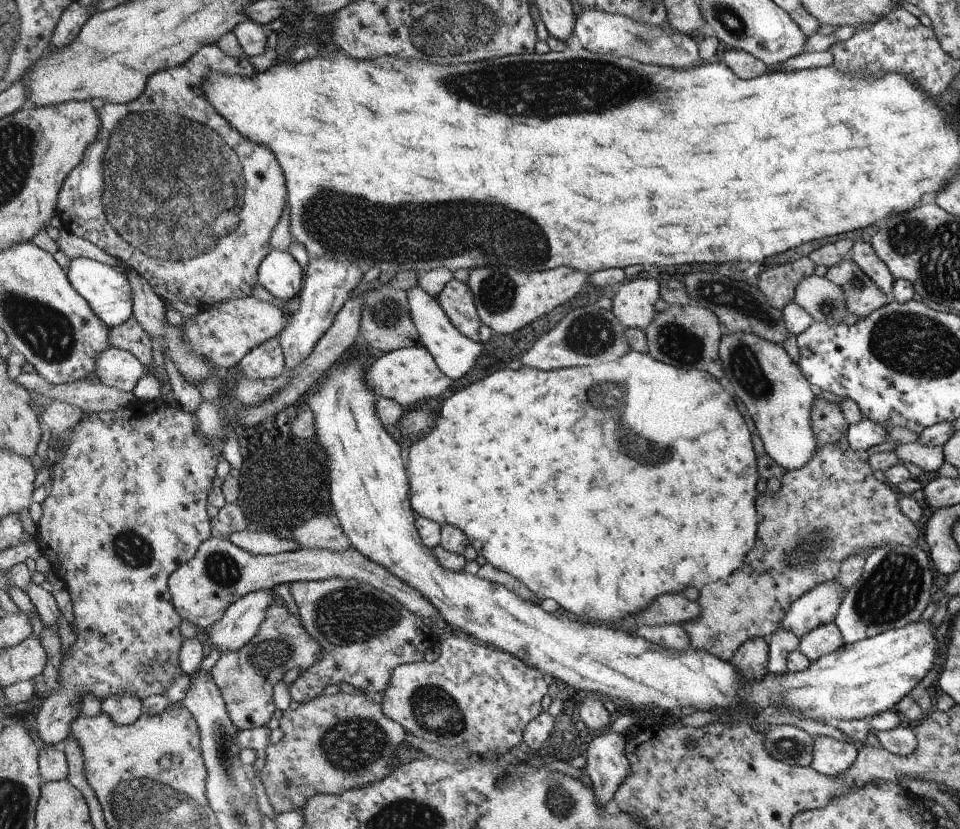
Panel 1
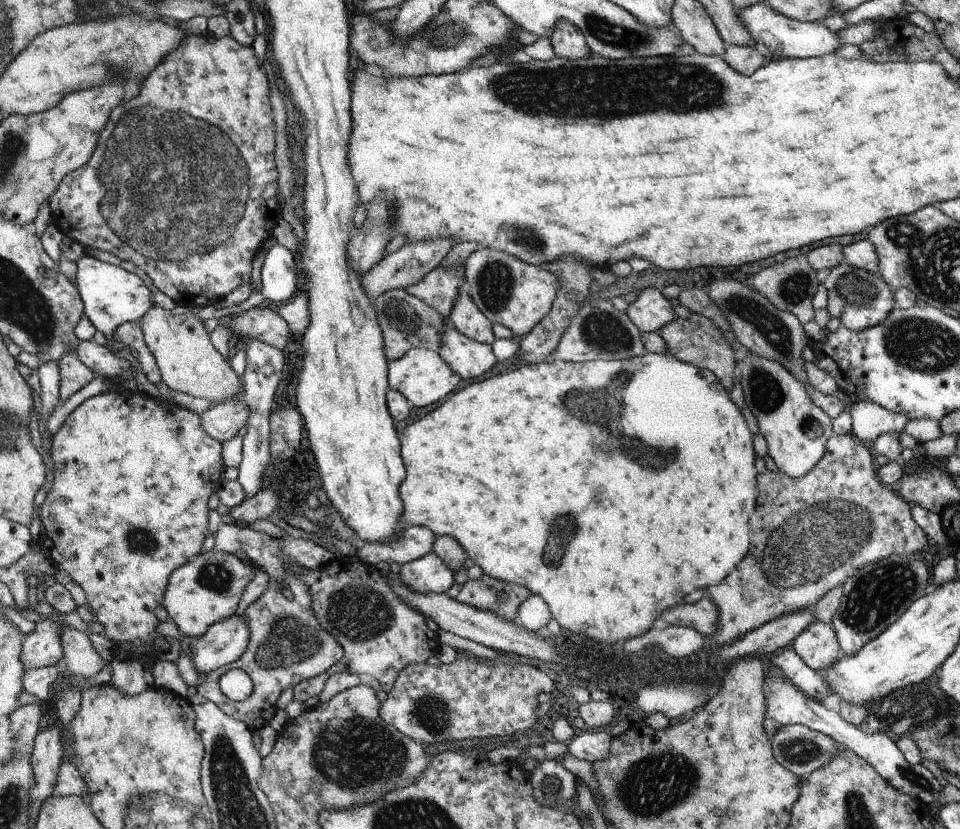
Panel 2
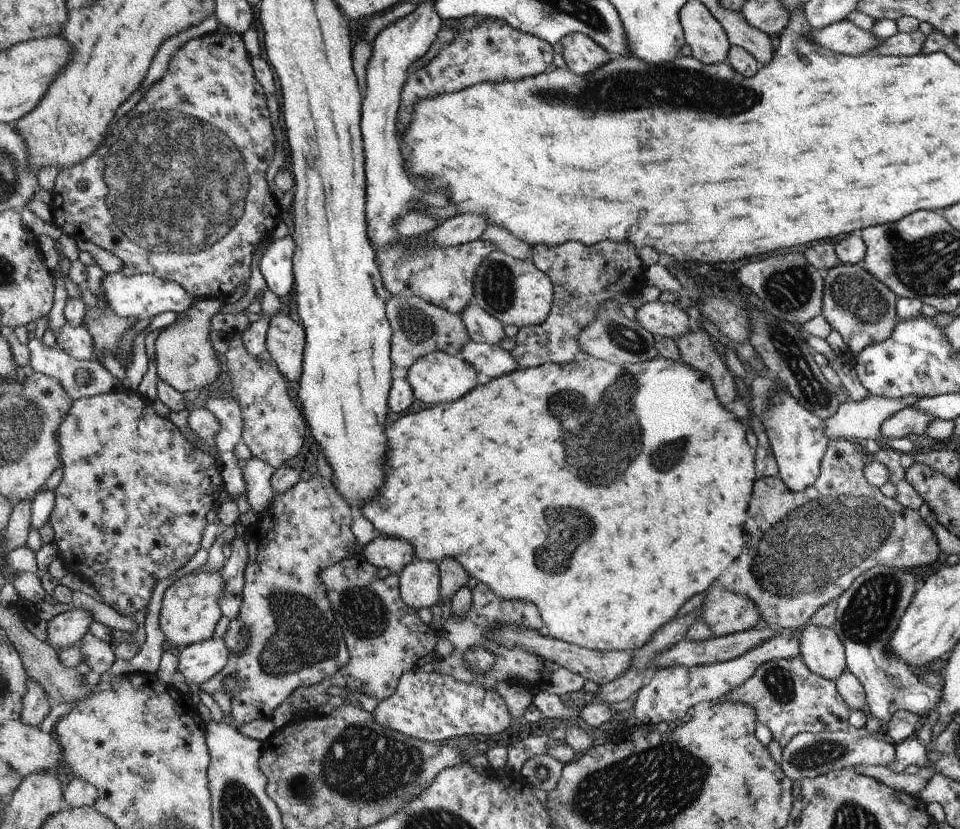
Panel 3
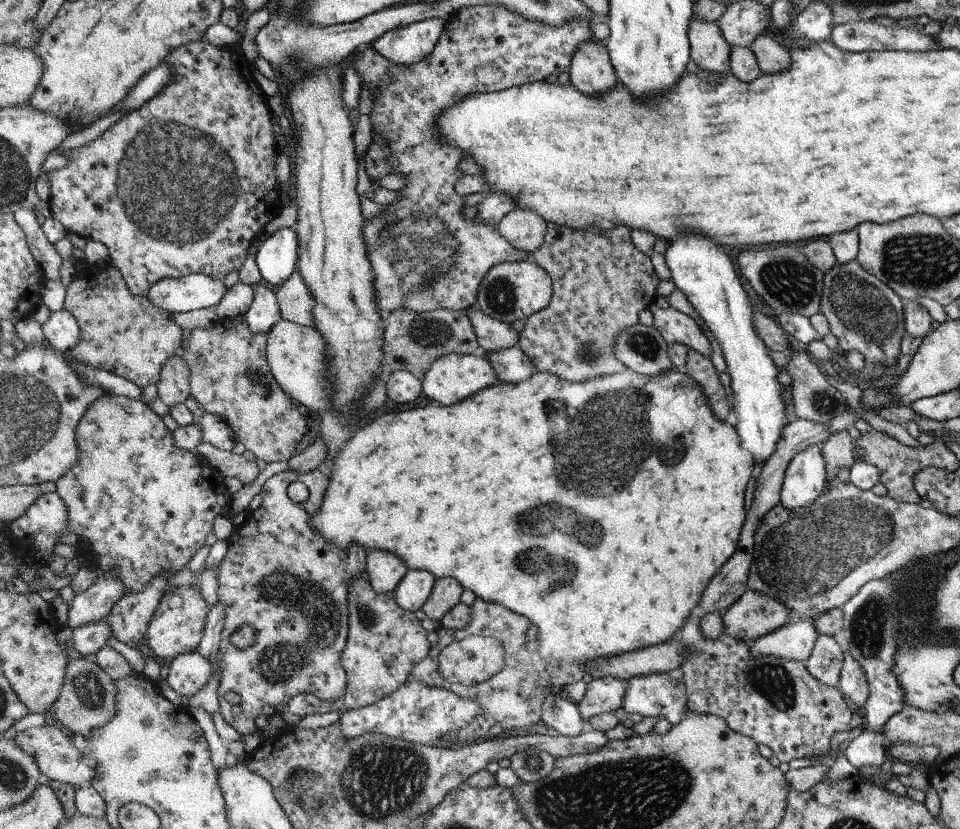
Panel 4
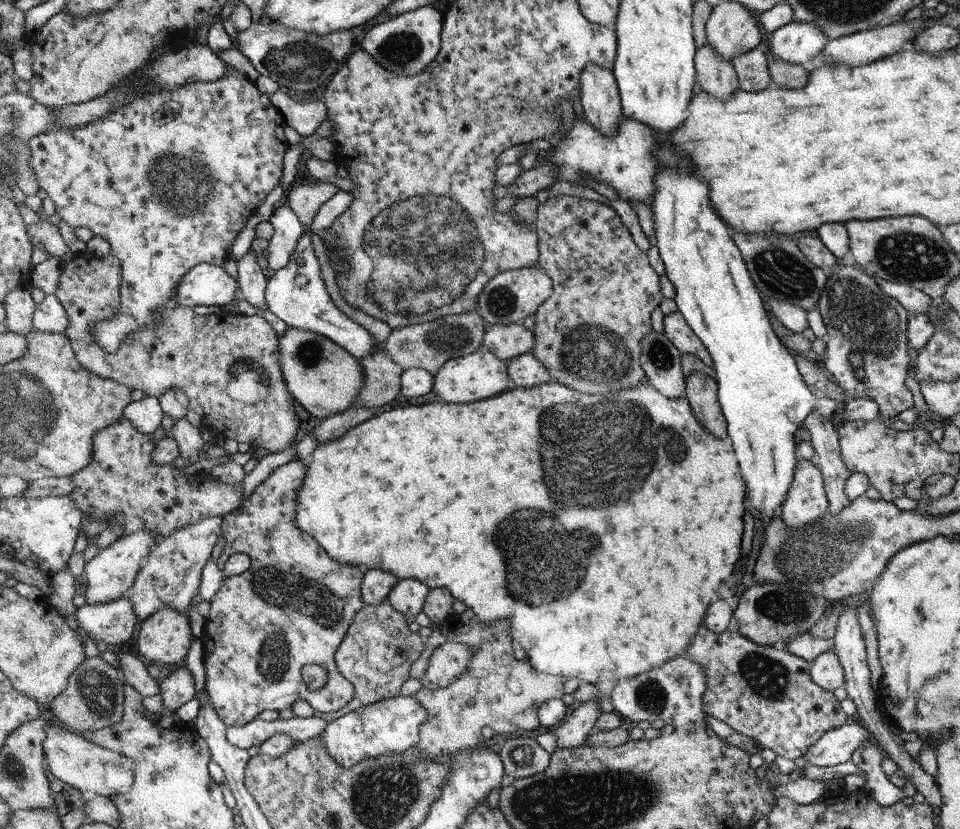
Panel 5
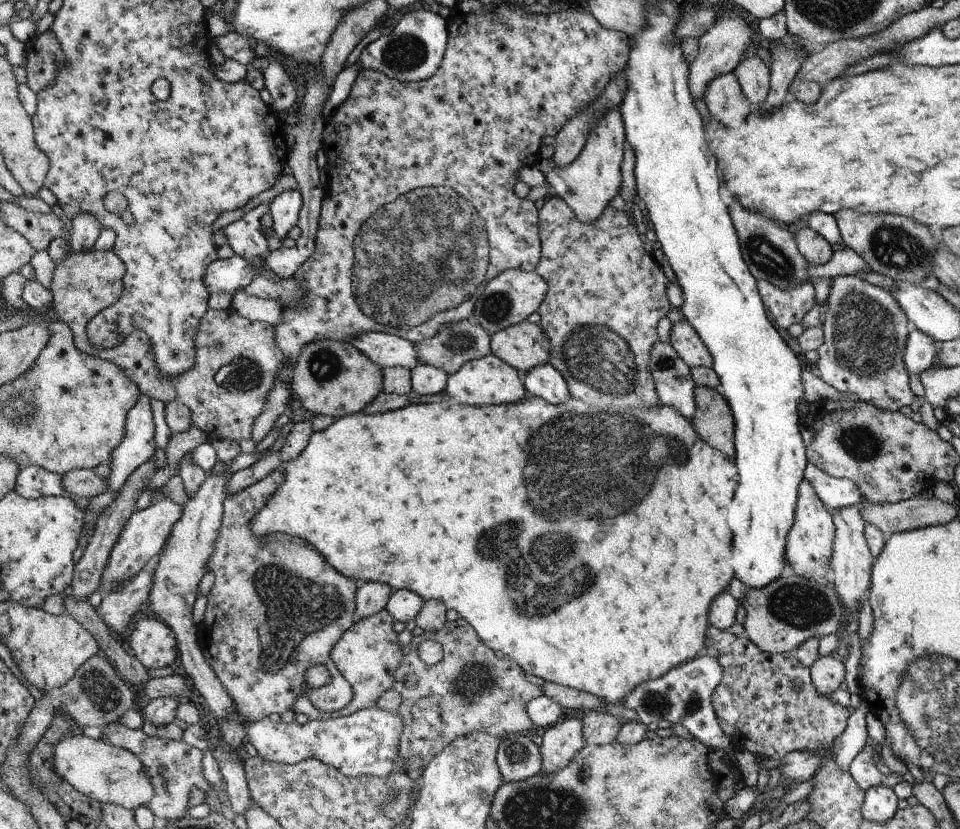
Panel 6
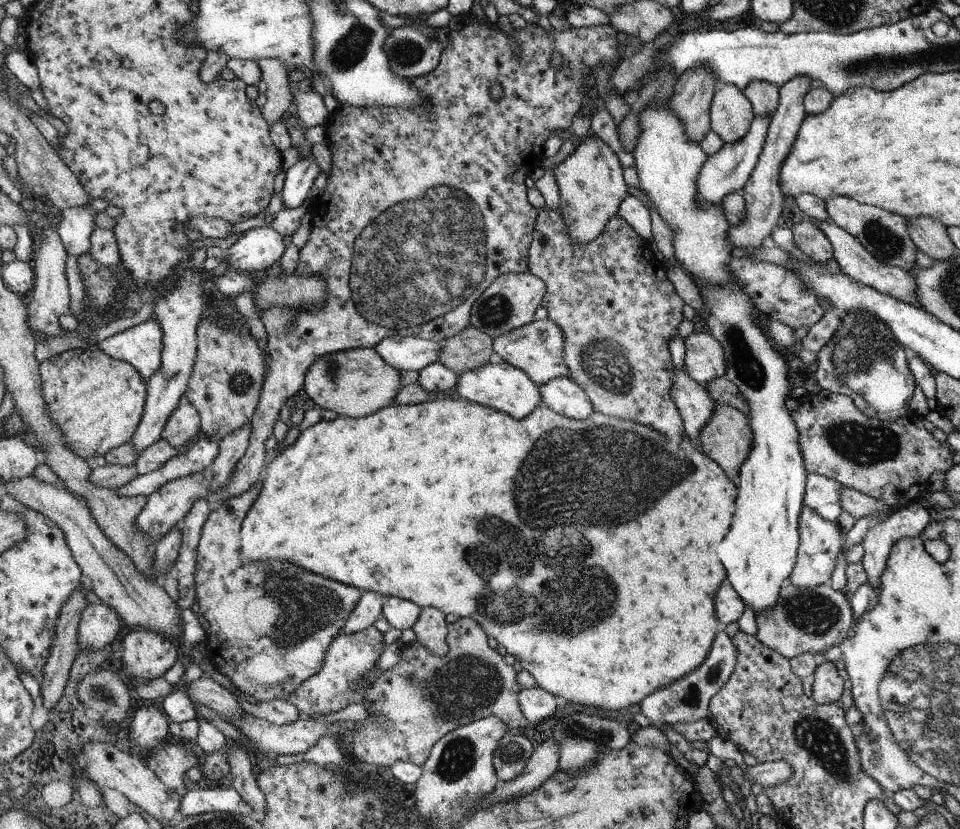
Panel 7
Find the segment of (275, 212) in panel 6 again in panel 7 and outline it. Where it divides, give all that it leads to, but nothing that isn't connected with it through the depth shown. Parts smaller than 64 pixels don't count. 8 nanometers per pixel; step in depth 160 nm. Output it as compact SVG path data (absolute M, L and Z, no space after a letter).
M314 156L300 159L287 170L281 191L284 209L297 209L309 200L309 193L316 177L321 173Z

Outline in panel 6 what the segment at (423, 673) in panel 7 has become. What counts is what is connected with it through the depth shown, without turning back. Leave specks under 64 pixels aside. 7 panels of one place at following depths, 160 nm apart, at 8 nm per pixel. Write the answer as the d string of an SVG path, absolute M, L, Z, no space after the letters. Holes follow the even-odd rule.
M462 618L457 621L448 621L440 630L428 632L419 636L414 636L408 645L408 652L401 662L395 678L394 690L397 690L402 697L402 703L396 711L405 722L404 734L398 756L406 759L416 756L424 760L427 764L443 752L451 742L460 737L466 737L474 732L488 733L498 737L516 734L516 732L526 732L535 726L528 712L528 704L536 697L544 695L544 691L532 682L526 680L526 672L522 672L522 667L516 661L498 658L491 647L487 647L480 641L474 627L465 622ZM424 640L434 640L440 642L444 649L442 660L435 665L426 665L418 657L418 644ZM408 674L415 674L418 678L415 686L406 686L404 677Z

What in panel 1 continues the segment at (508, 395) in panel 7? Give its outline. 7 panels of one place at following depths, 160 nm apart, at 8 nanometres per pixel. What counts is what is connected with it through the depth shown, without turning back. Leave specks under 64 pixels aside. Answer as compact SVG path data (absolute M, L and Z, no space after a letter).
M421 344L388 353L378 353L369 363L368 374L366 374L366 386L376 394L376 397L382 396L396 400L405 408L442 396L450 388L450 384L452 380L443 374L434 356Z

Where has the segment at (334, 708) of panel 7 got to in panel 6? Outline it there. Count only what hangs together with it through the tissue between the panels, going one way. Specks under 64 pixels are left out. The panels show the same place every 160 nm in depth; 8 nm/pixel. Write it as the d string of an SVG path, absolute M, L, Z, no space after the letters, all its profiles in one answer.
M384 608L372 616L356 618L355 624L343 634L343 638L332 650L331 658L336 662L340 674L347 679L354 690L354 698L351 704L348 708L333 713L325 713L320 711L307 696L300 696L296 699L292 708L296 715L302 713L310 721L345 717L376 705L378 698L386 690L393 688L396 672L403 658L398 634L394 632L394 617L389 613L389 610Z

